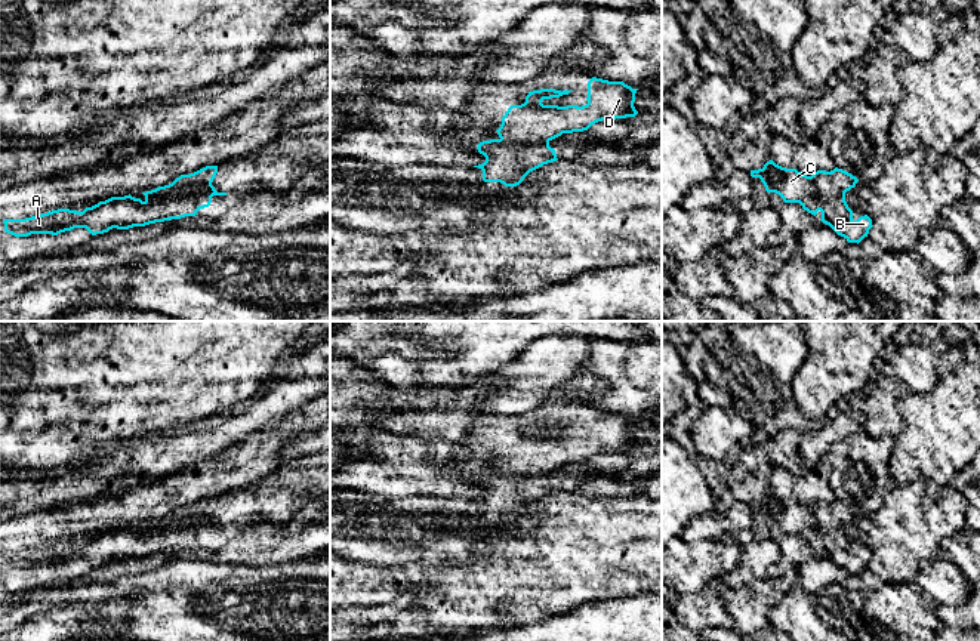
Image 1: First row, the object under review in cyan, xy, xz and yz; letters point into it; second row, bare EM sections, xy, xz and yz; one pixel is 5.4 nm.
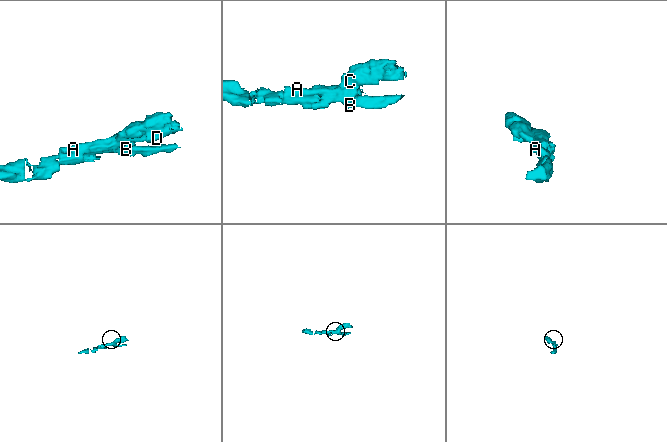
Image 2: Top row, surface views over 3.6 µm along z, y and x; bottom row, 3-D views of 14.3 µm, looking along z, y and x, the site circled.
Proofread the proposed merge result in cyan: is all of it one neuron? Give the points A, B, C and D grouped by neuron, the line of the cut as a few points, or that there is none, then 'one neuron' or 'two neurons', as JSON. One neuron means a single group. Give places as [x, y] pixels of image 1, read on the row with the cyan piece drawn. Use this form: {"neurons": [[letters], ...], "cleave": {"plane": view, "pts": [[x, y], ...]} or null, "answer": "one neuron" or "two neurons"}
{"neurons": [["A", "B"], ["C", "D"]], "cleave": {"plane": "xz", "pts": [[501, 138], [508, 142], [548, 142]]}, "answer": "two neurons"}

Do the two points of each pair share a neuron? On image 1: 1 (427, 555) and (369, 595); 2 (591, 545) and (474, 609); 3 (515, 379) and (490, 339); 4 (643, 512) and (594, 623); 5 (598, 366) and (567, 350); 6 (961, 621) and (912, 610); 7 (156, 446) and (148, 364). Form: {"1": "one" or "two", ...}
{"1": "two", "2": "one", "3": "two", "4": "two", "5": "two", "6": "two", "7": "two"}

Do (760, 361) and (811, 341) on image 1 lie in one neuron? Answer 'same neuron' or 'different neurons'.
different neurons

